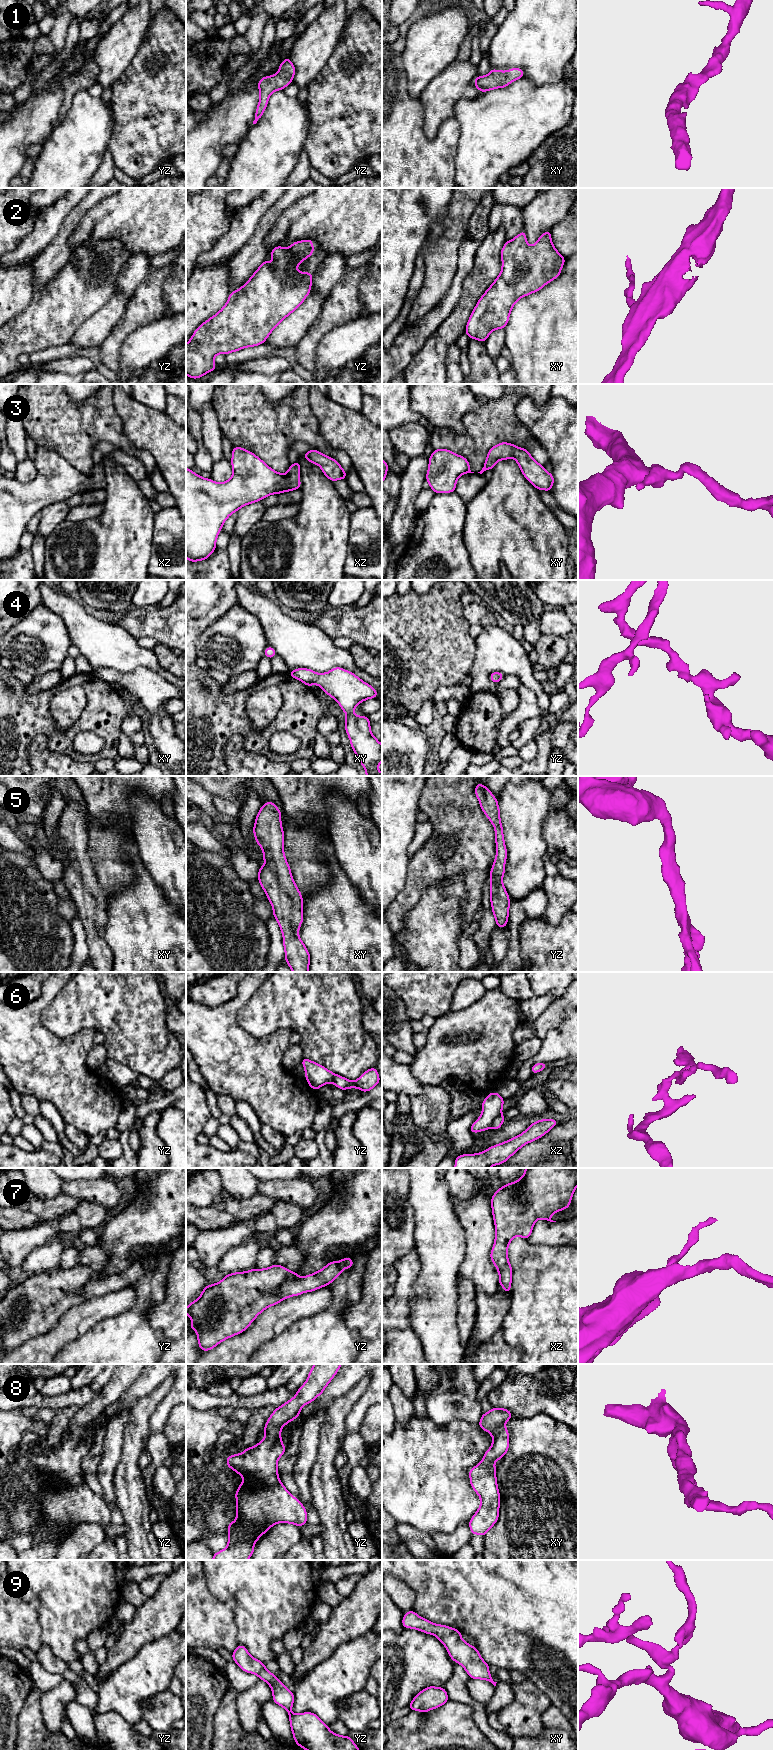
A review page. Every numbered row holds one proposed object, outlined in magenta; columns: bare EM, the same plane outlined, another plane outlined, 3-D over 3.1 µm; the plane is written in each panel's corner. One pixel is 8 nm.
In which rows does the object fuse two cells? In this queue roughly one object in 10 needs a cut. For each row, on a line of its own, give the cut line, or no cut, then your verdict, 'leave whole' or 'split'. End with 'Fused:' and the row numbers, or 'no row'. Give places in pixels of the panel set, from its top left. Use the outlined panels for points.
1: no cut | leave whole
2: no cut | leave whole
3: no cut | leave whole
4: no cut | leave whole
5: no cut | leave whole
6: xz (500, 1114), (490, 1126) | split
7: no cut | leave whole
8: no cut | leave whole
9: no cut | leave whole
Fused: 6

